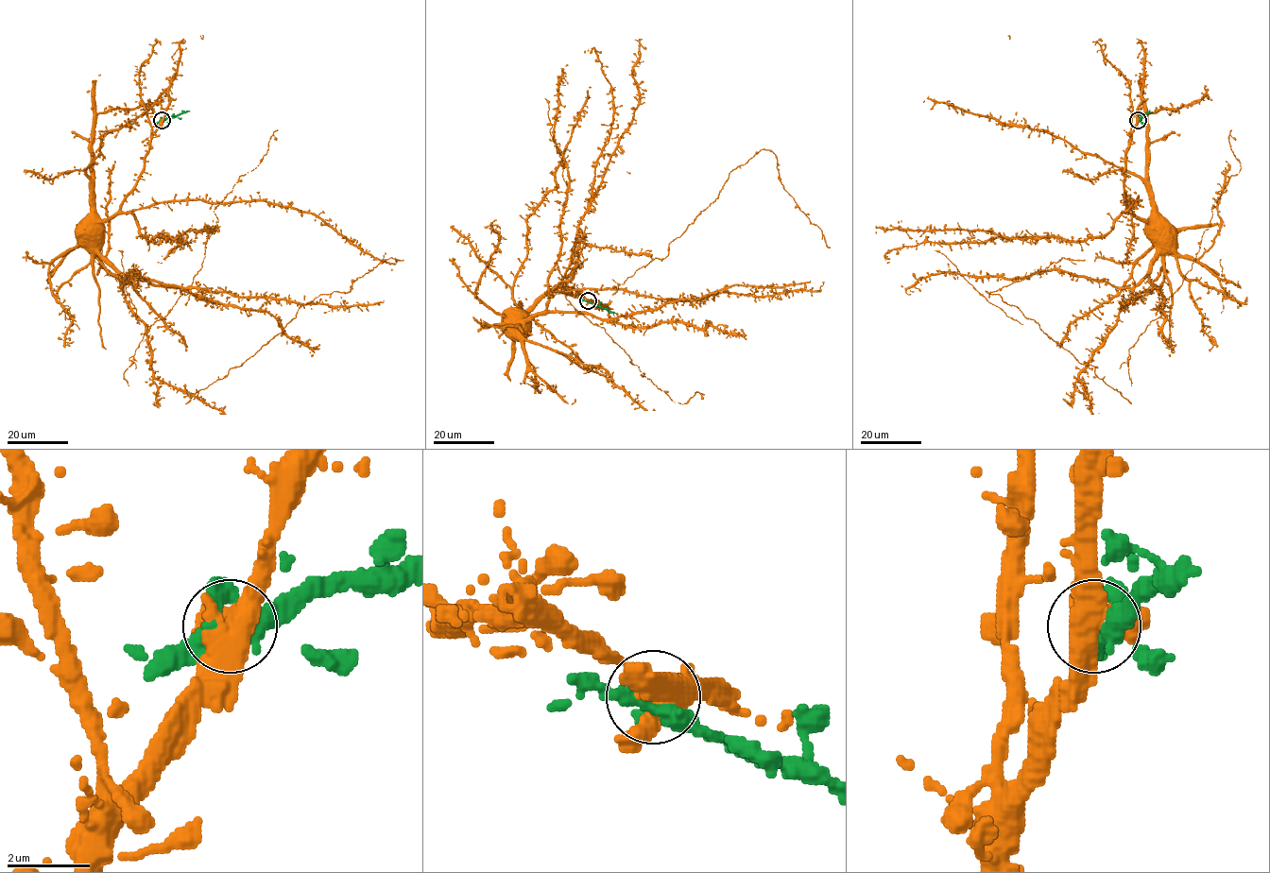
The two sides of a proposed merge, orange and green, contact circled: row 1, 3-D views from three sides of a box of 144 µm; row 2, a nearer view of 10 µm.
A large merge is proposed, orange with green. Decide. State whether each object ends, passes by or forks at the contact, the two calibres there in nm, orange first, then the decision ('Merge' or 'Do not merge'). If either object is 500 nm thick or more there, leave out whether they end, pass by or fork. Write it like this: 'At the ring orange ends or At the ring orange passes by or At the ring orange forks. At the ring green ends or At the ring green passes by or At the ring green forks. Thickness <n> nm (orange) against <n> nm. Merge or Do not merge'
At the ring orange forks. At the ring green forks. Thickness 440 nm (orange) against 400 nm. Do not merge

